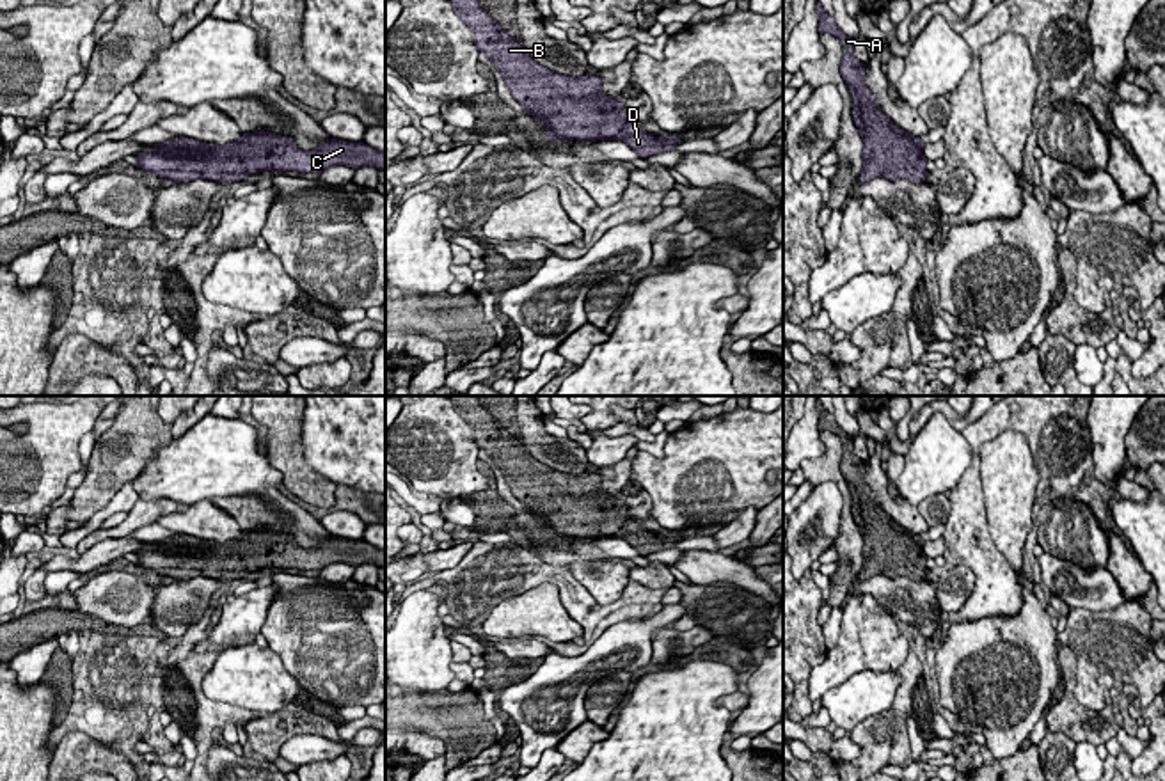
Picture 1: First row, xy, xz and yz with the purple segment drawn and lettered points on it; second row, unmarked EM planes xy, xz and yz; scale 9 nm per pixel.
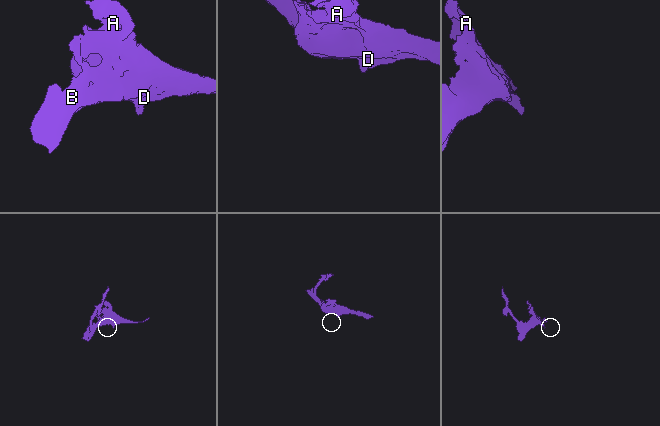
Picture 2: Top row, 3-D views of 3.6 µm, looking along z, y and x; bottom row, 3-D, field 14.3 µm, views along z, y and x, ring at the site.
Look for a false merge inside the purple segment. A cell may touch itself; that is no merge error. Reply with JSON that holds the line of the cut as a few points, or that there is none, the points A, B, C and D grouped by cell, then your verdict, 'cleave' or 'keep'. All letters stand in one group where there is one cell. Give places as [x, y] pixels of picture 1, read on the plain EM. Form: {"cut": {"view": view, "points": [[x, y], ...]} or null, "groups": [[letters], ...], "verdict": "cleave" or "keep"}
{"cut": null, "groups": [["A", "B", "C", "D"]], "verdict": "keep"}

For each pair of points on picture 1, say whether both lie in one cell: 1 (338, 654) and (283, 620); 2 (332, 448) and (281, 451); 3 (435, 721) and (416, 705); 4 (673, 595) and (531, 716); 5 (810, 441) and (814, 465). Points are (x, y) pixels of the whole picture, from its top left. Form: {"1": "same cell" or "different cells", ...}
{"1": "same cell", "2": "different cells", "3": "same cell", "4": "different cells", "5": "different cells"}

